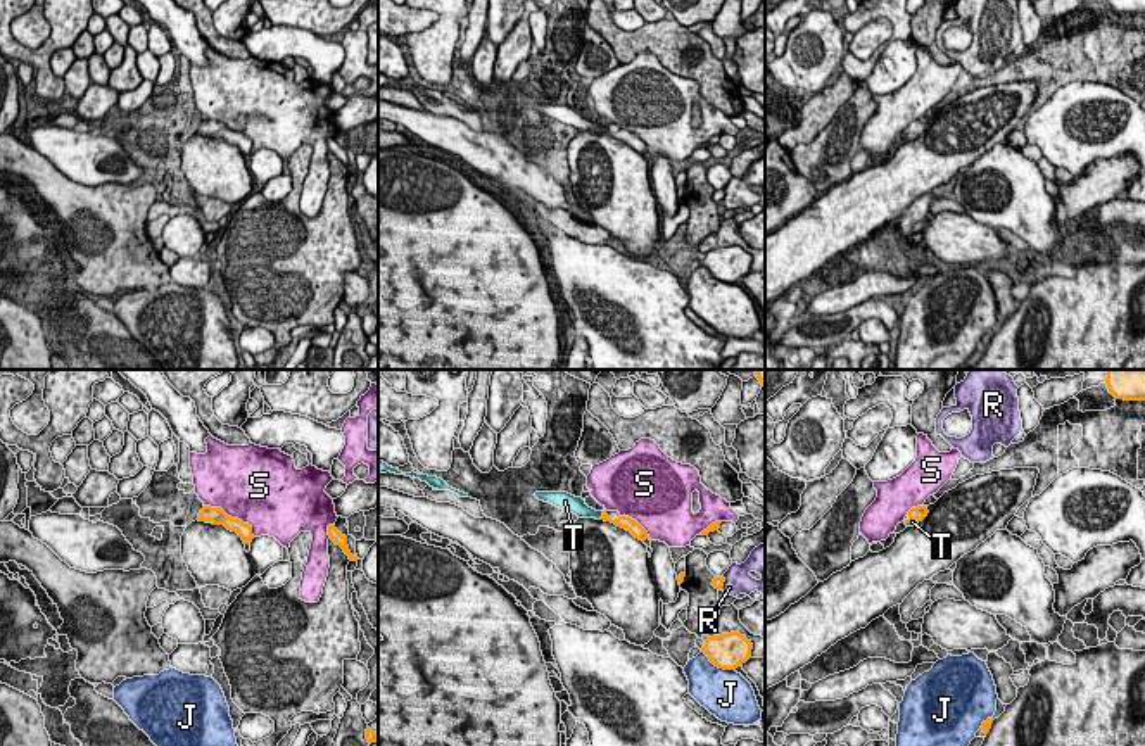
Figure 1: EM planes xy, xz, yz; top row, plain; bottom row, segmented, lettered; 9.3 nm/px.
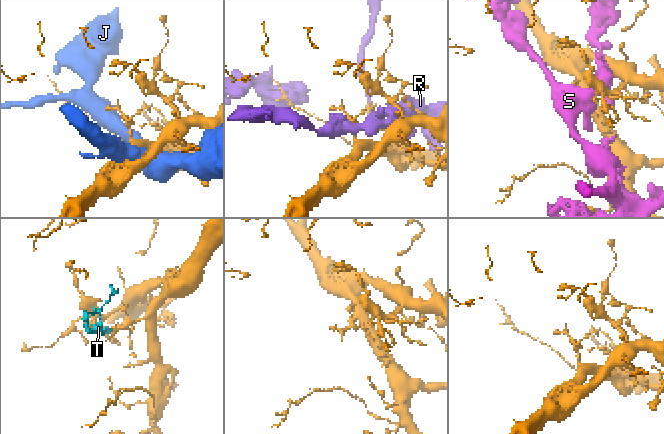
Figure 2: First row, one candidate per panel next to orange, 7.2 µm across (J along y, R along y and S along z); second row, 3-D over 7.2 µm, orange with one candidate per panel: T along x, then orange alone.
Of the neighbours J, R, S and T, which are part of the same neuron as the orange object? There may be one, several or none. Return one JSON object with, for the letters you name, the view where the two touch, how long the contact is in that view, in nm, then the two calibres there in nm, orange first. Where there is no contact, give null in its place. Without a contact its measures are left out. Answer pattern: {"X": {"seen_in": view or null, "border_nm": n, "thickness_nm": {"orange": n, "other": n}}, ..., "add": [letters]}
{"T": {"seen_in": "xz", "border_nm": 100, "thickness_nm": {"orange": 120, "other": 140}}, "add": ["T"]}

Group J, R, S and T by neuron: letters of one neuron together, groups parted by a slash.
J / R / S / T

